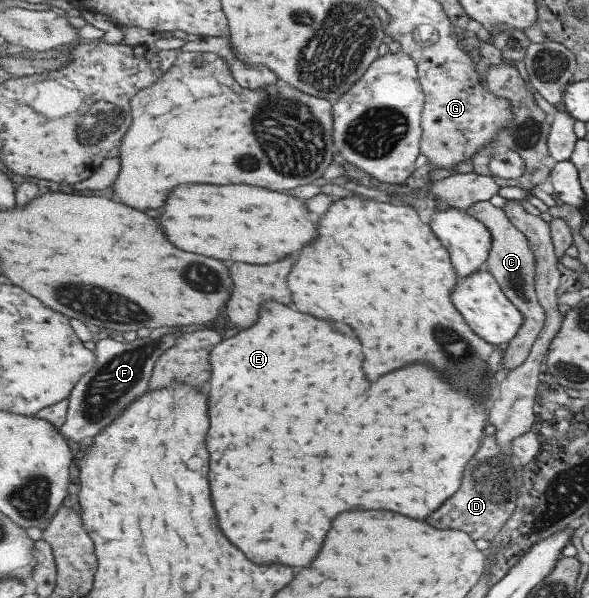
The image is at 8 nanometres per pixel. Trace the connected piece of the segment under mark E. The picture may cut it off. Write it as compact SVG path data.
M273 301L263 305L259 323L255 327L245 329L233 339L223 341L211 353L211 367L215 367L211 377L211 391L209 391L211 435L207 439L207 447L211 447L211 491L215 499L215 509L219 511L219 525L223 527L223 533L245 555L251 555L255 563L259 565L283 563L289 567L309 567L317 559L319 551L323 549L323 543L329 531L333 529L333 521L339 513L357 511L357 509L389 509L409 515L413 519L425 519L461 489L465 465L478 453L485 438L483 429L490 417L489 401L483 403L479 397L471 393L457 391L453 385L441 379L441 375L435 369L427 365L411 365L371 383L363 377L361 371L363 361L365 355L361 353L361 341L357 339L353 329L345 327L343 323L331 323L331 321L317 319L313 315L293 311L291 307Z

